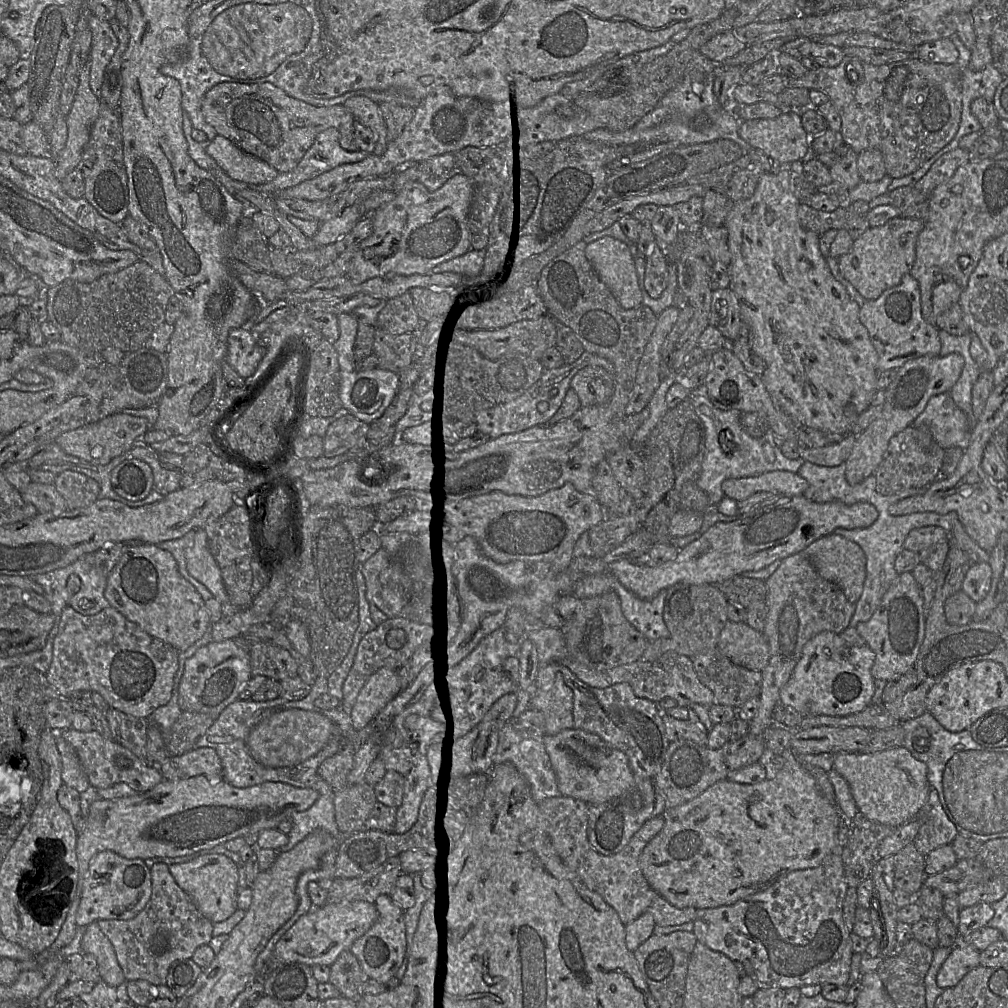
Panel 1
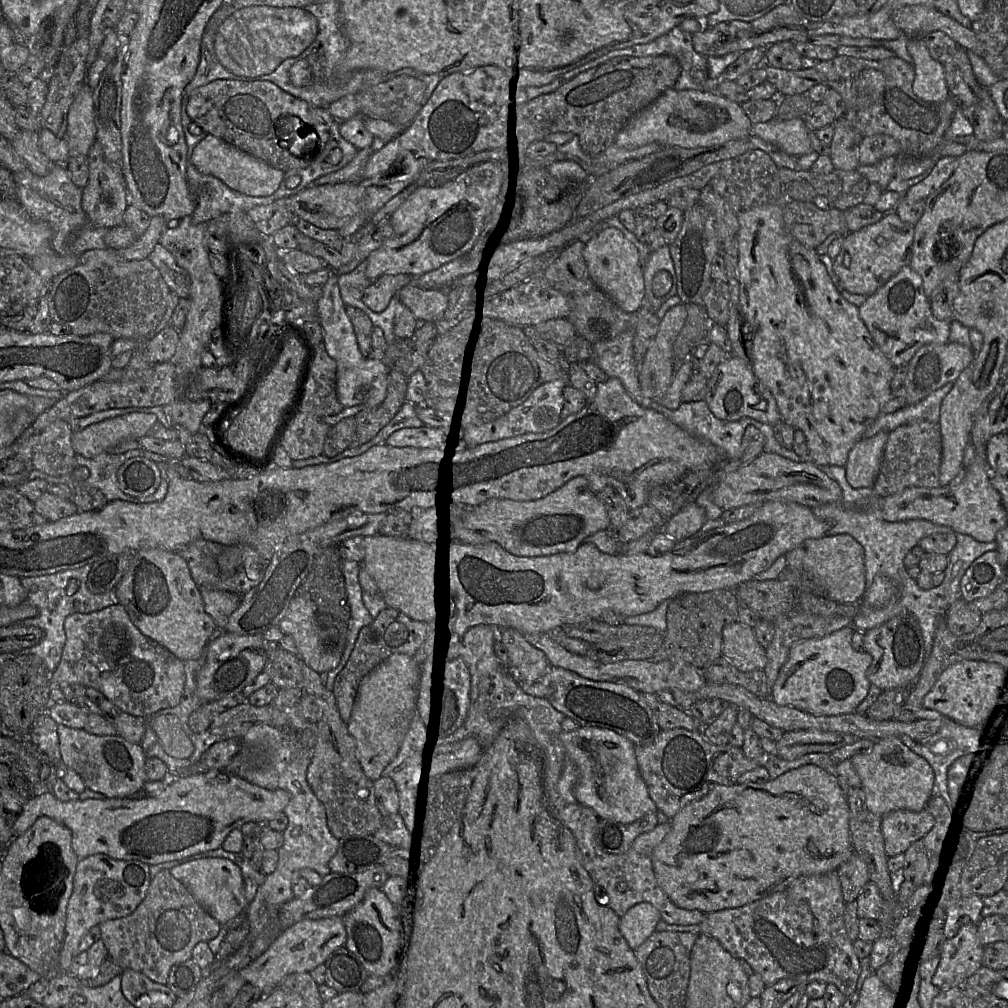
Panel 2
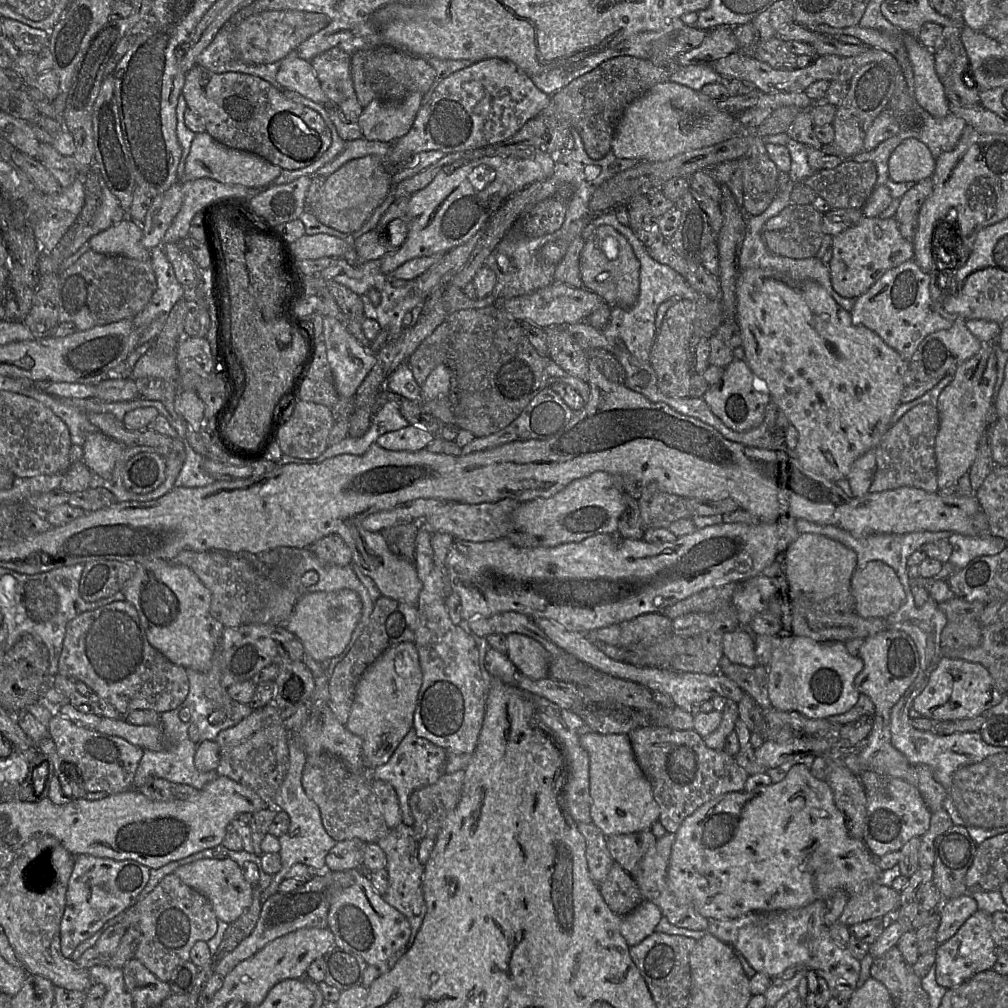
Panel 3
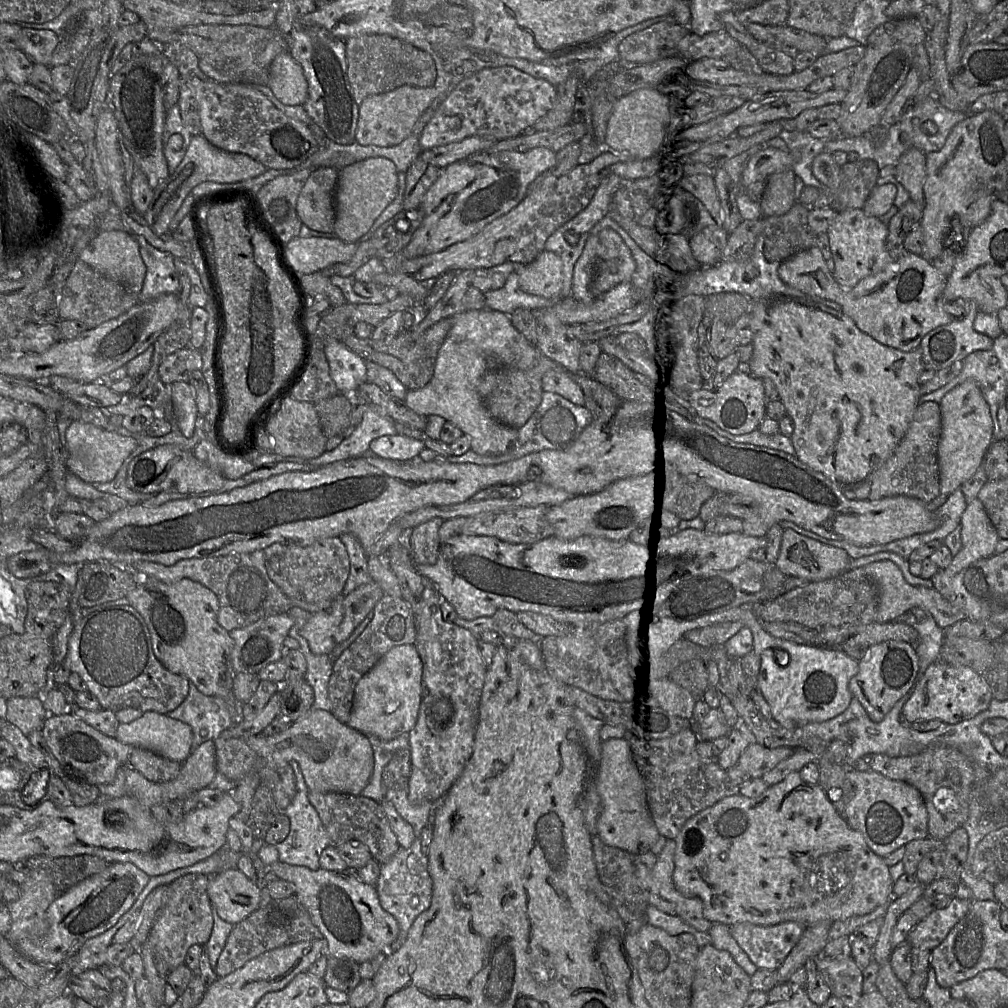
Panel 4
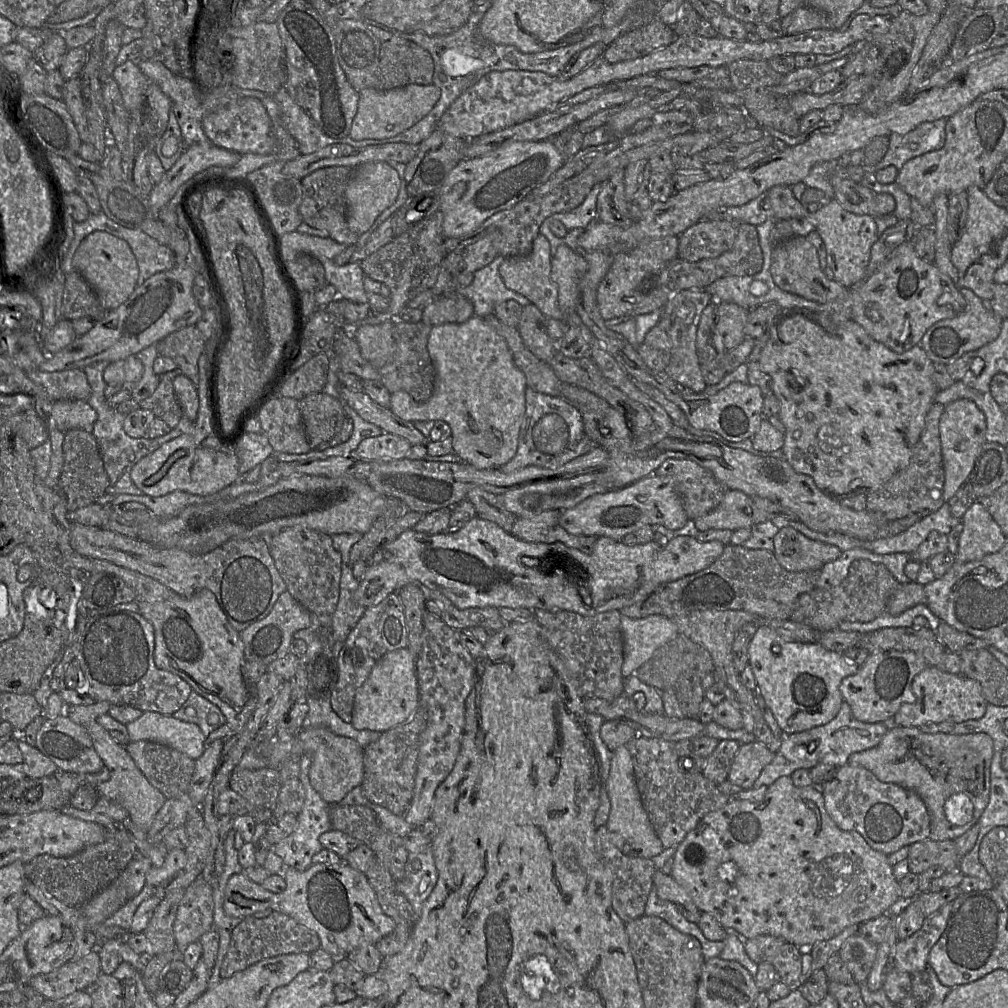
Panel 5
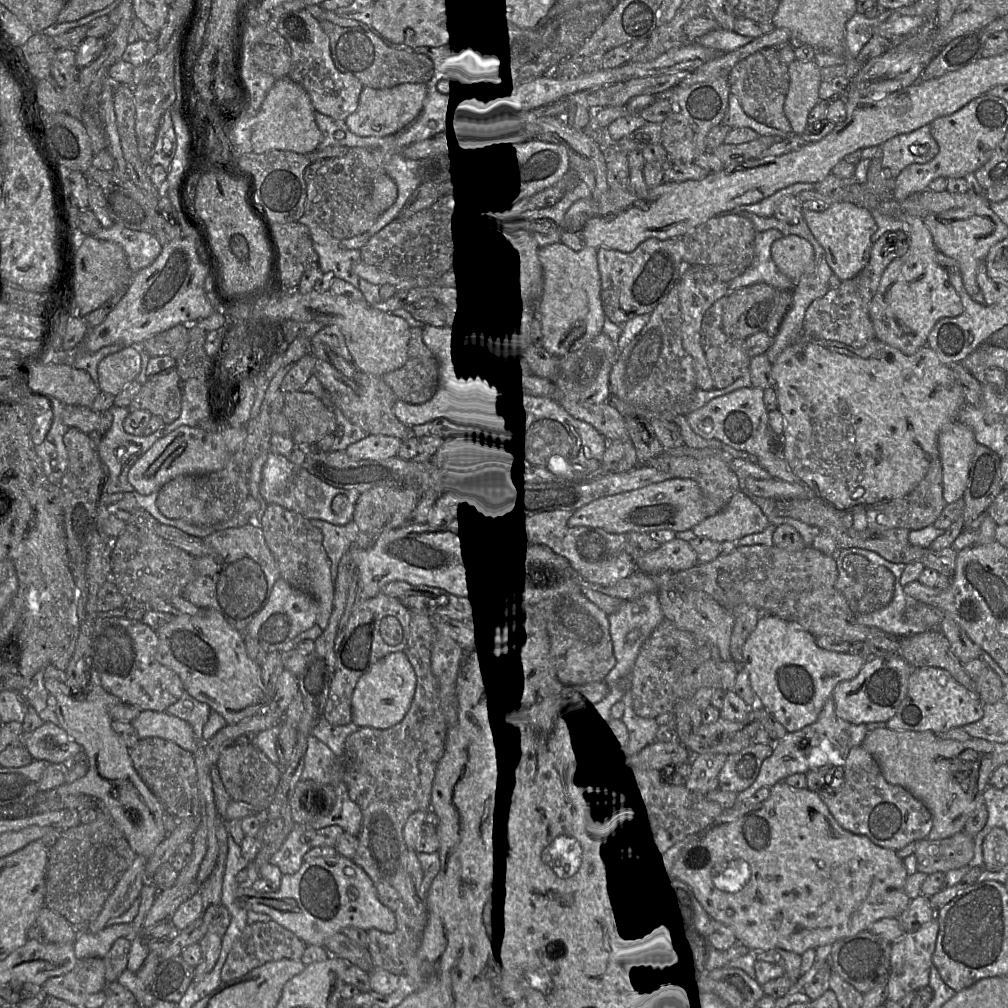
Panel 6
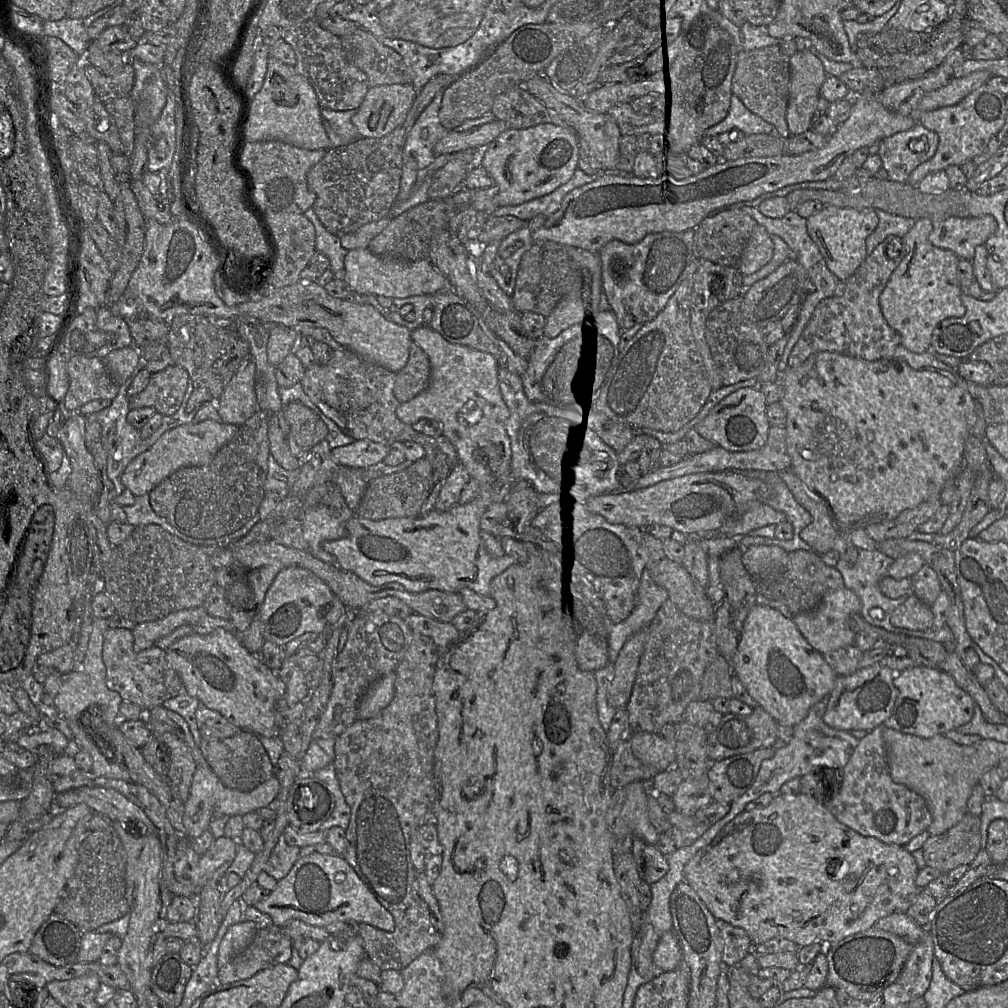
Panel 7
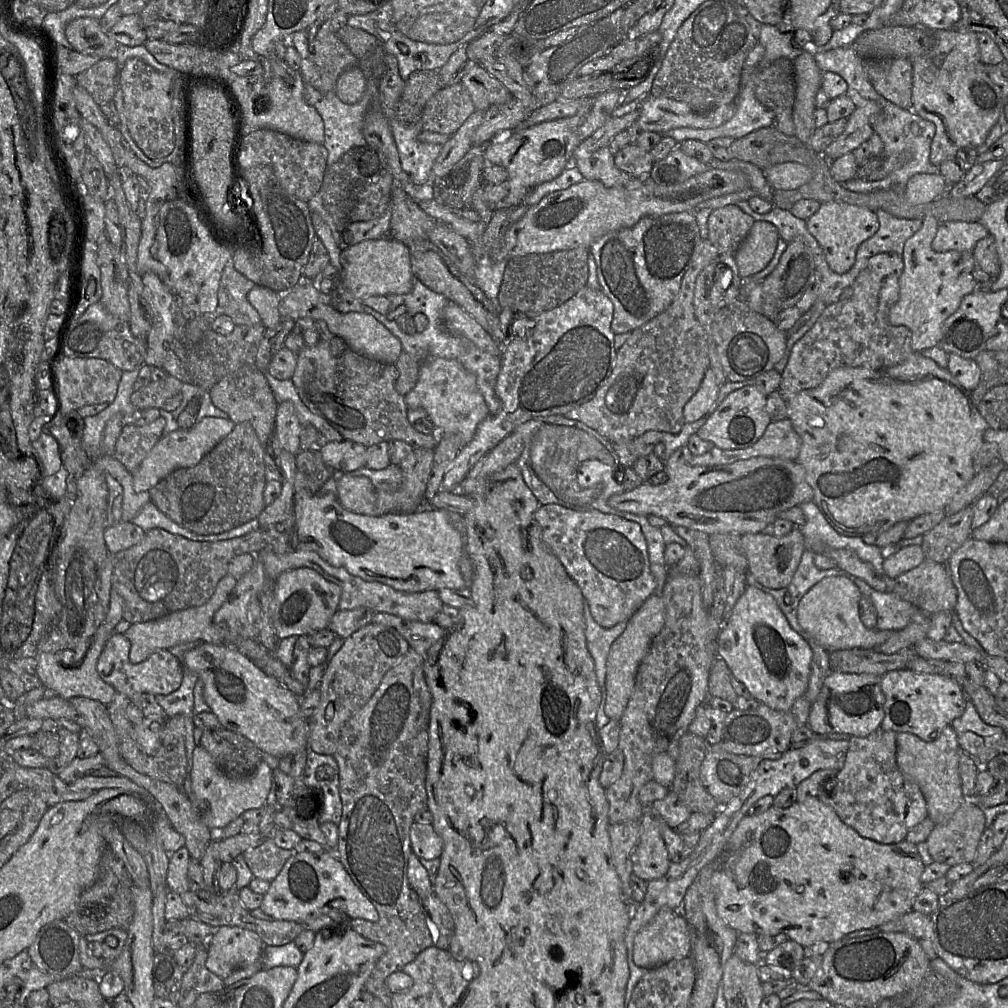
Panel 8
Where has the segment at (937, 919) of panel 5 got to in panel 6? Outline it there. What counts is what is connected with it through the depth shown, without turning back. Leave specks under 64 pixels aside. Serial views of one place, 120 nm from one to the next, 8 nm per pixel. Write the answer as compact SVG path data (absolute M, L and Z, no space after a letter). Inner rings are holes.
M936 917L922 925L914 932L905 933L892 942L890 973L888 976L887 999L899 1001L910 992L916 992L929 985L930 969L933 965L932 955L935 950L939 922Z

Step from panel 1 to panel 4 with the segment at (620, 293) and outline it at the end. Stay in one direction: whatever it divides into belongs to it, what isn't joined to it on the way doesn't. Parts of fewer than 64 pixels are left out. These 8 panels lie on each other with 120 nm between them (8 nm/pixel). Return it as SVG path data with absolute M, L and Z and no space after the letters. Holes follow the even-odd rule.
M602 229L590 234L574 266L570 296L583 303L592 303L614 286L629 282L634 269L630 251L618 233L612 229Z

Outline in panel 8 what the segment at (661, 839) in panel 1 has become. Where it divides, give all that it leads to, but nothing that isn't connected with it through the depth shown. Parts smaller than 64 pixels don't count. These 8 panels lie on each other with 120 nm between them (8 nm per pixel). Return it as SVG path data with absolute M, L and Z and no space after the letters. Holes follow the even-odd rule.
M817 796L809 797L804 801L796 801L789 808L777 808L772 805L760 815L746 815L711 865L713 869L711 882L716 893L717 913L731 928L738 933L749 933L756 936L774 936L783 933L803 947L819 941L834 943L845 938L846 934L850 932L880 926L911 911L916 896L924 886L921 882L921 875L925 869L925 864L915 844L906 839L898 843L881 844L862 837L853 828L846 825L831 806L822 802Z

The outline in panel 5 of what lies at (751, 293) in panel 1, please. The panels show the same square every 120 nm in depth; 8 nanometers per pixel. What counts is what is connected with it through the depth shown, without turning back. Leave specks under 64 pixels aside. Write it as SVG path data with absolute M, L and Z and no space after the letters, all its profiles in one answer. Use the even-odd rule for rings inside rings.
M805 308L783 310L786 314L779 317L768 330L769 338L758 360L760 369L771 376L773 394L780 402L779 418L785 426L783 458L800 473L813 478L816 486L825 493L835 497L847 497L857 493L869 493L890 480L898 471L905 468L913 454L925 426L925 418L934 403L938 392L932 380L934 363L928 358L925 351L914 346L907 352L898 354L880 342L872 339L866 331L855 321L849 320L835 324L826 315L819 314Z

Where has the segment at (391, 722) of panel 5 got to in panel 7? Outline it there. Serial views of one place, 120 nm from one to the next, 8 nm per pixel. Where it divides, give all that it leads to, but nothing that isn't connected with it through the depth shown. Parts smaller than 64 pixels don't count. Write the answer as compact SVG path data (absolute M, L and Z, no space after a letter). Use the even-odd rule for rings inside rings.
M390 672L371 684L358 706L358 720L373 718L390 704L394 697L395 679L395 672Z

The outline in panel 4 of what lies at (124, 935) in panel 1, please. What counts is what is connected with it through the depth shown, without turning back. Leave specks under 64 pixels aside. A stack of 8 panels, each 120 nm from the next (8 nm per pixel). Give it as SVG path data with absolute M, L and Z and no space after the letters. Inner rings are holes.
M191 873L169 884L168 902L151 931L157 936L157 951L168 964L170 971L185 963L187 951L192 945L204 946L210 939L214 918L212 903L207 893L209 880L208 875Z

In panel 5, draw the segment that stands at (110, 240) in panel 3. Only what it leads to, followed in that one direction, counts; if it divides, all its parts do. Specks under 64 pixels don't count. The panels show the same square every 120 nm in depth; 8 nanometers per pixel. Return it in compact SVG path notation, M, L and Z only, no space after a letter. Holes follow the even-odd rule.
M94 231L83 239L73 257L73 270L79 272L93 288L98 301L106 311L117 308L129 298L137 286L139 275L137 259L130 245L125 240L105 231Z

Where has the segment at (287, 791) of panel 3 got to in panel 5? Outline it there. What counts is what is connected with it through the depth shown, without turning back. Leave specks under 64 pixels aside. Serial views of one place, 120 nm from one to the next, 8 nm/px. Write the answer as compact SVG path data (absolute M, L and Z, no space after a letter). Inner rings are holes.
M302 756L299 780L305 791L305 800L302 810L296 815L295 829L288 837L273 846L273 851L283 860L285 867L291 867L298 871L305 871L312 865L312 857L323 849L319 837L332 829L329 818L331 805L325 802L312 788L309 781L310 765L310 757Z

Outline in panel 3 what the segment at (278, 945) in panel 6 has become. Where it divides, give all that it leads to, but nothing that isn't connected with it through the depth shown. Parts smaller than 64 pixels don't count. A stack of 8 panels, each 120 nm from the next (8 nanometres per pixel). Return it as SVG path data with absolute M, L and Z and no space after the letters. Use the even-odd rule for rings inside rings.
M324 870L314 874L294 891L277 892L268 897L261 906L260 915L251 934L230 953L228 953L215 967L214 972L225 977L239 963L252 957L268 943L301 928L326 928L327 916L331 900L331 879L333 871Z

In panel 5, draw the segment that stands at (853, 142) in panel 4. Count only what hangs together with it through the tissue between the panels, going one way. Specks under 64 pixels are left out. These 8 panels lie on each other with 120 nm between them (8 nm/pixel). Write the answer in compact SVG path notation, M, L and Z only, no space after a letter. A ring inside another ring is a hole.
M947 119L923 122L905 135L889 135L889 148L883 159L866 172L875 173L893 165L900 170L905 163L927 152L941 149L945 144Z

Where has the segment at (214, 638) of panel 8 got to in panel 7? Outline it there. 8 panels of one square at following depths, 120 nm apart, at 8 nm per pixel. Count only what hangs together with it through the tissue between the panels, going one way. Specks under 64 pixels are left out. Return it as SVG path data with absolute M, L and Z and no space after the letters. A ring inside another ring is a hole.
M204 607L180 610L151 622L136 624L132 630L134 651L141 652L155 645L162 637L171 634L183 625L196 625L207 614Z

